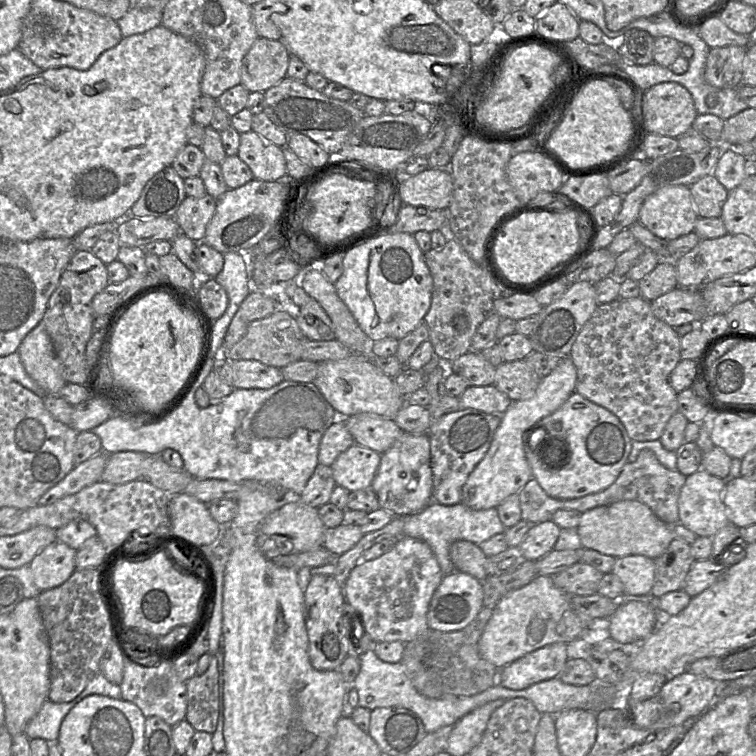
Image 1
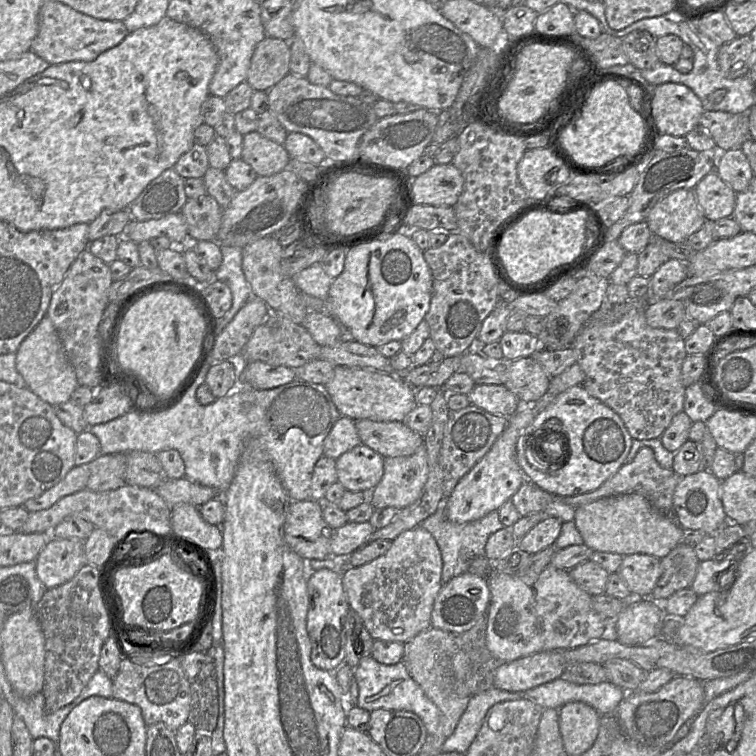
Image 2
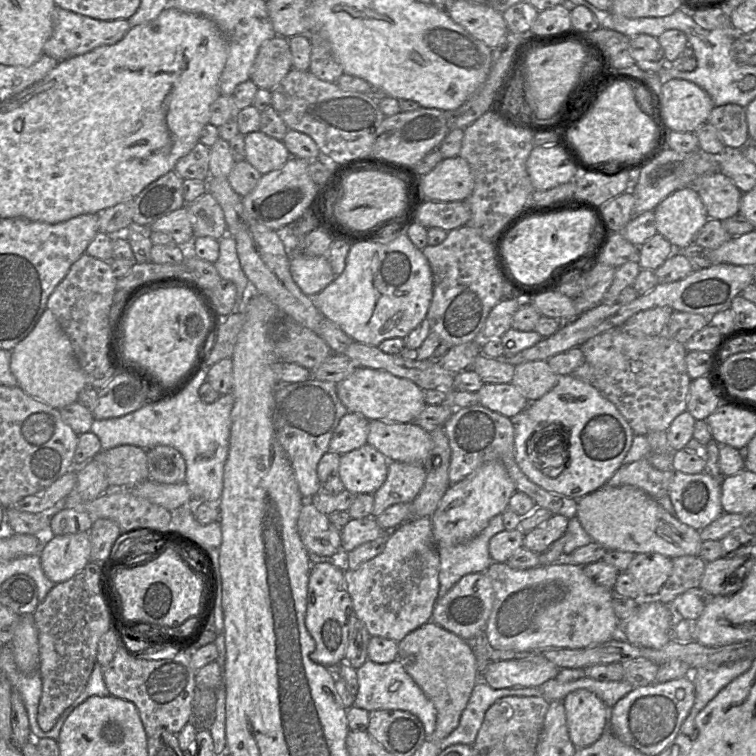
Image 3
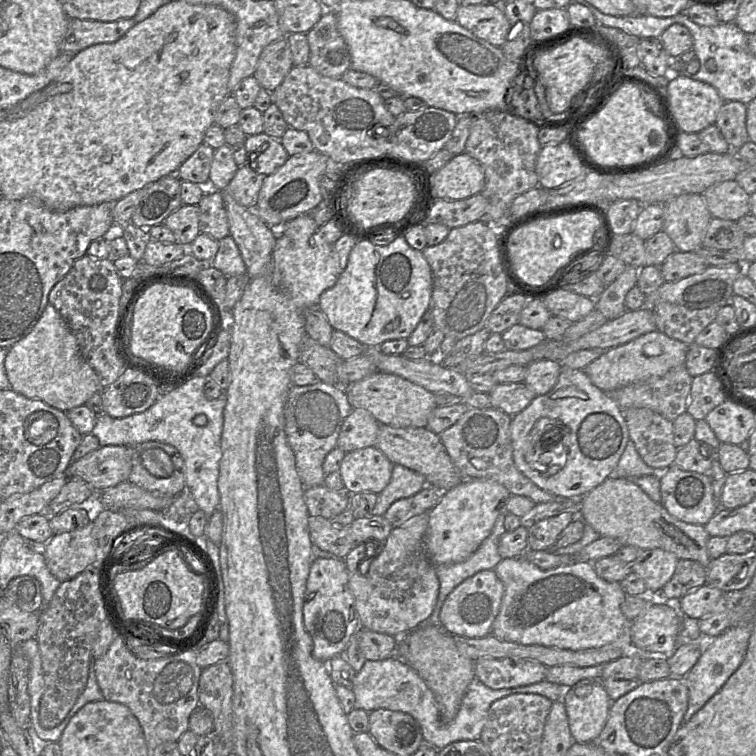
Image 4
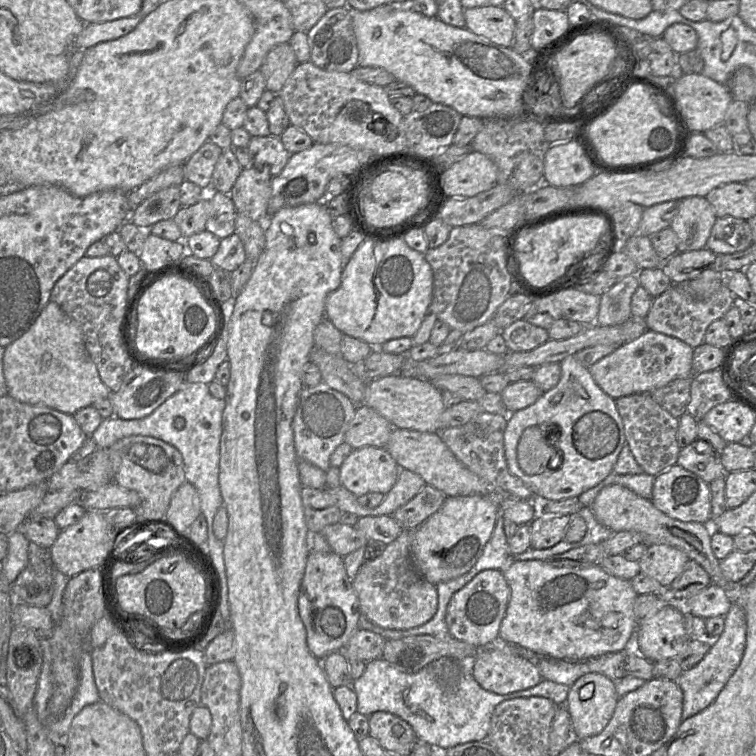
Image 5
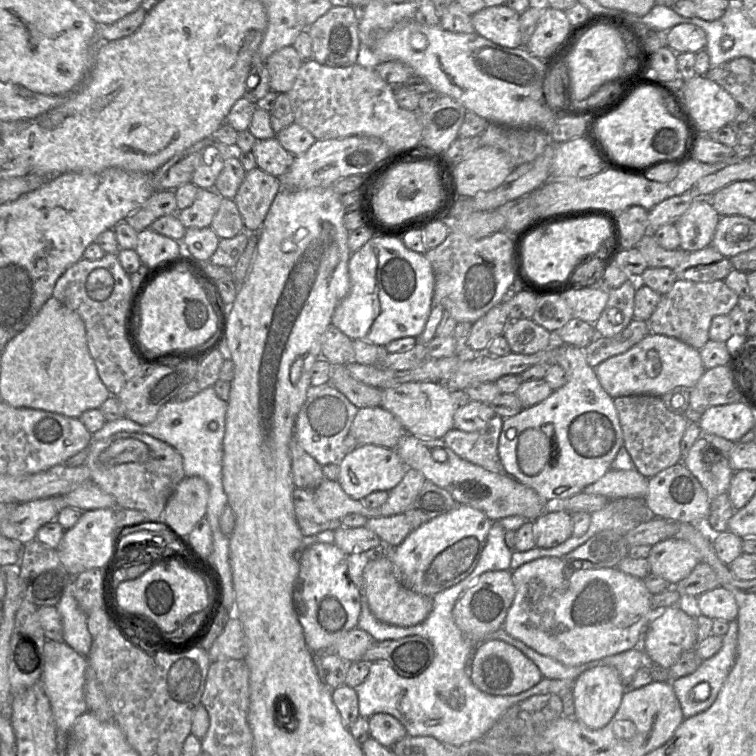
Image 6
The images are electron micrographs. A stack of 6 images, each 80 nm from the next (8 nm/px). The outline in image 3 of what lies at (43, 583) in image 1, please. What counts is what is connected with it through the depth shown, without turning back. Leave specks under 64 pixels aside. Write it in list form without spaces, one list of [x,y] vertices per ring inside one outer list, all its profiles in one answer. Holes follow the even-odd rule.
[[[90,531],[43,538],[39,552],[41,566],[54,584],[70,580],[91,561]]]

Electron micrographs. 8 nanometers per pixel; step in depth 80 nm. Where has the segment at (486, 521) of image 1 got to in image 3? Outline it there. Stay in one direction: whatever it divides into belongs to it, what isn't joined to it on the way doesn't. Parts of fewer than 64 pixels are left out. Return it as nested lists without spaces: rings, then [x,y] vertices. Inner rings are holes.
[[[498,514],[470,540],[454,546],[437,548],[440,558],[437,599],[442,598],[463,576],[487,570],[493,562],[489,554],[489,541],[503,530],[503,517],[502,514]]]

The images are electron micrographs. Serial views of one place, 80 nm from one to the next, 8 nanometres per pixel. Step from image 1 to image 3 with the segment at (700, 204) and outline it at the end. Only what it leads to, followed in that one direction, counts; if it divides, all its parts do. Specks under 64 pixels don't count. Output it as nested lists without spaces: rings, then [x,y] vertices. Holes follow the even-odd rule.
[[[715,172],[714,174],[706,175],[705,177],[698,177],[693,185],[690,185],[688,187],[694,187],[697,190],[706,208],[709,219],[722,221],[739,214],[740,200],[743,193],[738,189],[734,182],[722,172]]]

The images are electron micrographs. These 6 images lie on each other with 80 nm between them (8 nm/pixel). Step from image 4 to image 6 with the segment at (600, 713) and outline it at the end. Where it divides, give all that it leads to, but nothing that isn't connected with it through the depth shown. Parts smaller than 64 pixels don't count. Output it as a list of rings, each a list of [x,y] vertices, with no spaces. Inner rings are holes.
[[[611,666],[583,671],[572,683],[574,717],[590,729],[605,727],[616,714],[627,687]]]

